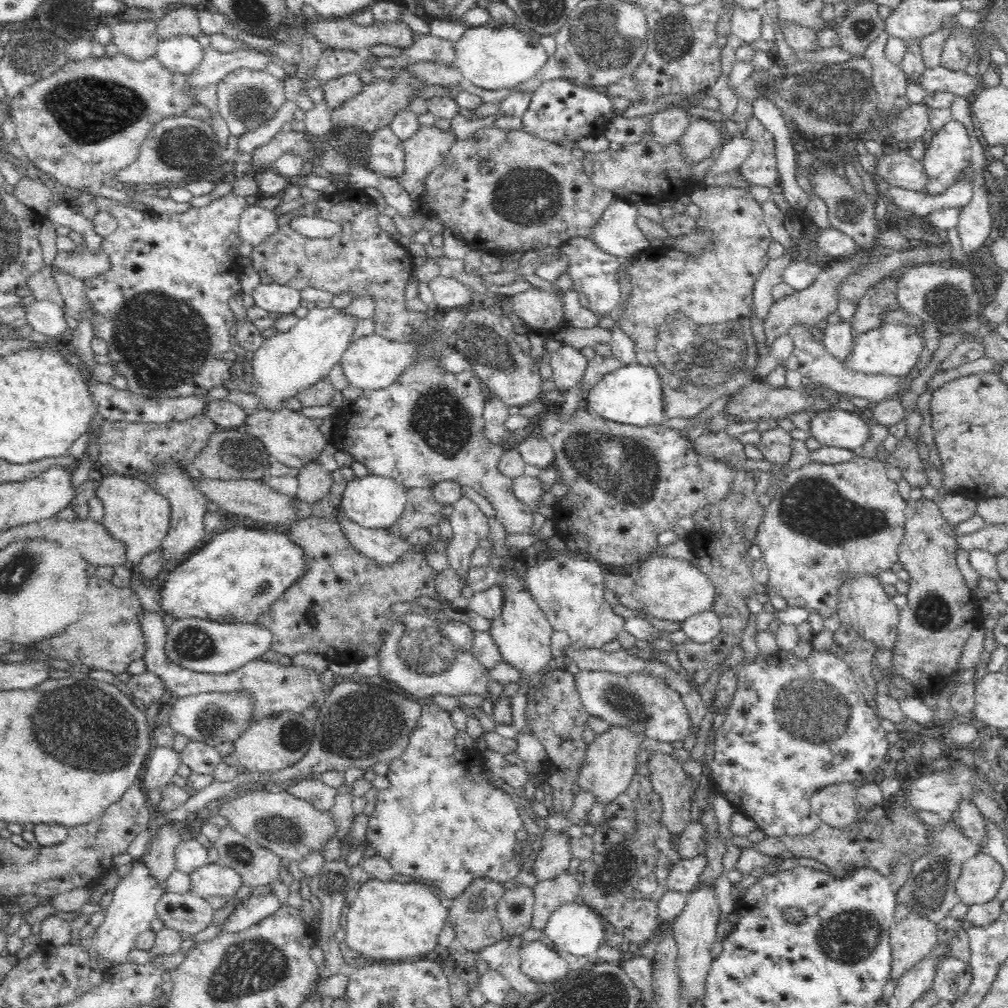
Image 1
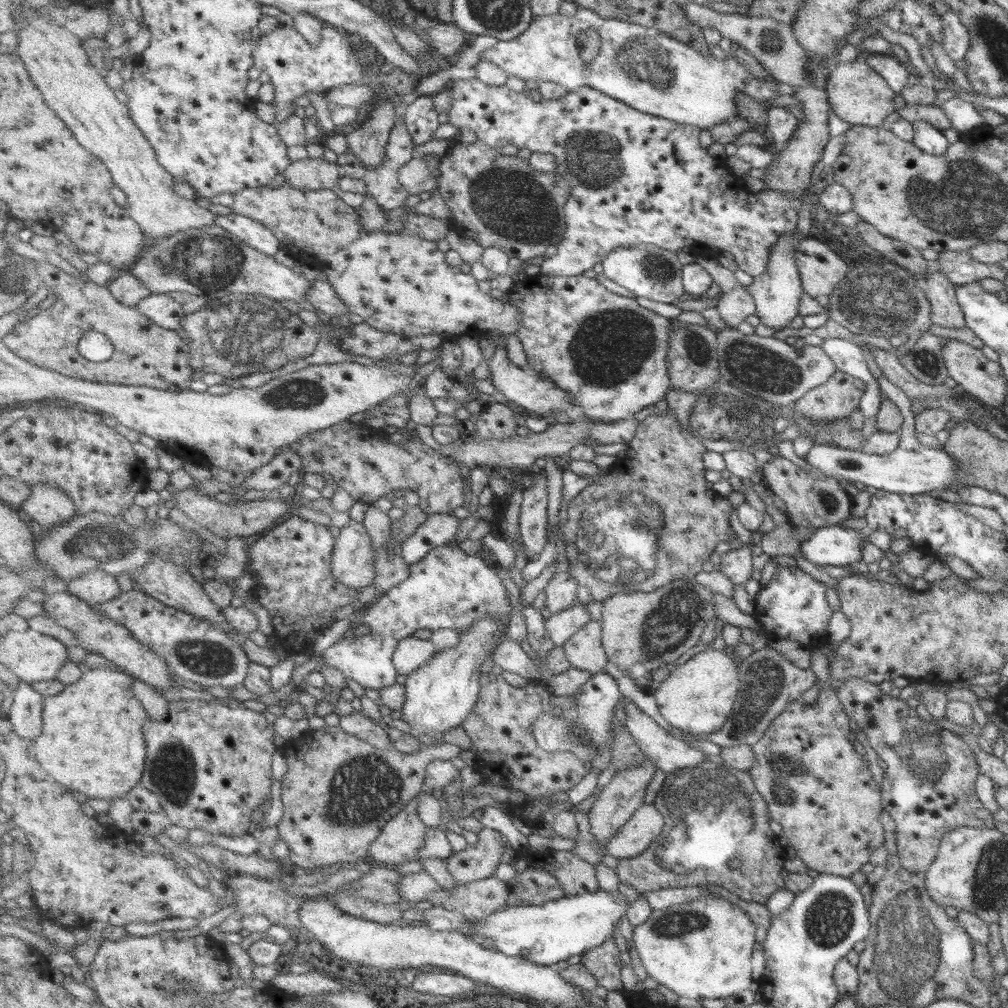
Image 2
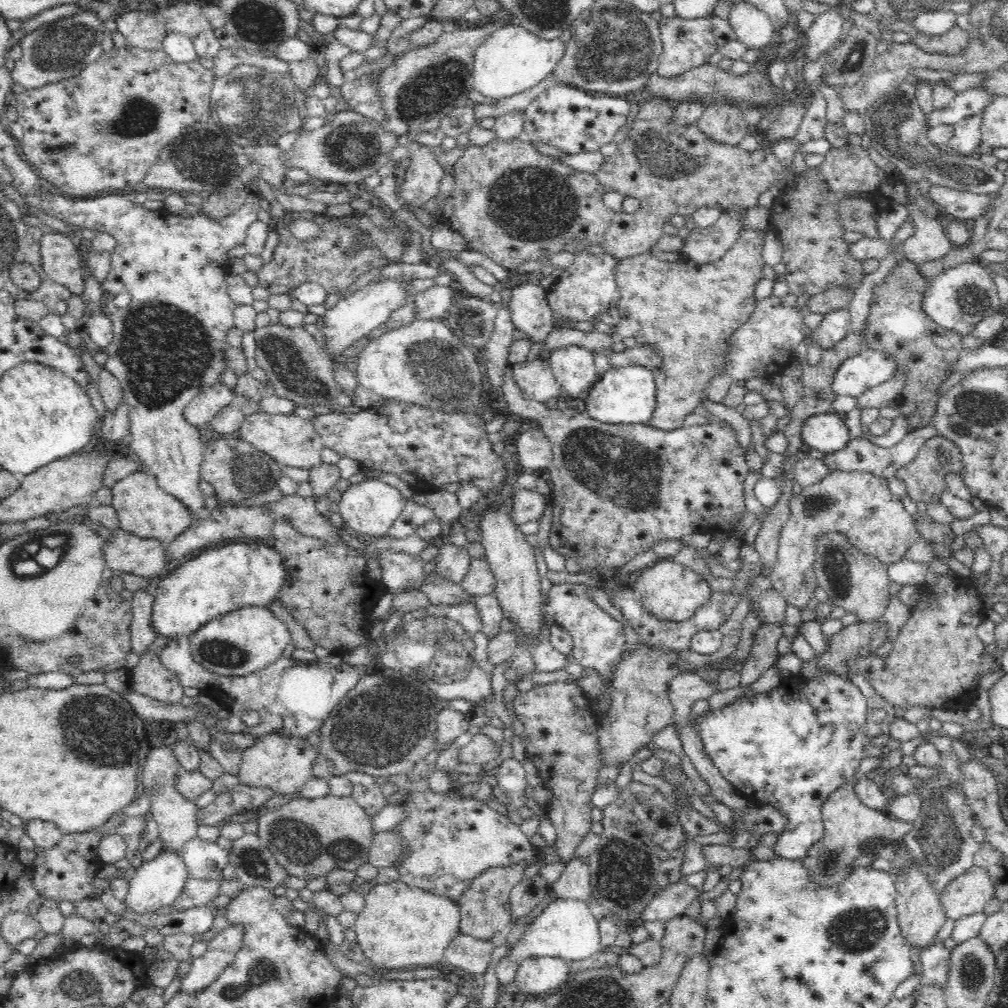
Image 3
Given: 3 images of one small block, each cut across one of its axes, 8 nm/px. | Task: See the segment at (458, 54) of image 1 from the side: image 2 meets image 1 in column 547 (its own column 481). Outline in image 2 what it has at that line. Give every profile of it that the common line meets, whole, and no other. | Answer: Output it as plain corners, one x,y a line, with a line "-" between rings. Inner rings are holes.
581,7
576,16
555,14
552,16
535,16
531,27
514,40
499,41
495,47
486,50
479,56
479,64
485,60
494,60
500,68
506,68
509,76
518,76
525,82
534,80
541,82
558,82
566,86
569,92
578,92
581,88
592,87
605,92
614,99
624,101
650,115
665,117
680,124
694,125
698,129
714,128
718,124
729,124
740,116
736,105
738,94
746,93
754,97
754,101
768,101
778,96
777,81
774,78
758,80
746,64
742,64
734,54
727,52
724,58
712,54
705,56
693,45
684,44
671,34
662,32
660,28
650,28
643,24
613,19
598,14
595,10
-
586,30
596,30
602,36
602,51
596,61
588,63
580,48
578,36

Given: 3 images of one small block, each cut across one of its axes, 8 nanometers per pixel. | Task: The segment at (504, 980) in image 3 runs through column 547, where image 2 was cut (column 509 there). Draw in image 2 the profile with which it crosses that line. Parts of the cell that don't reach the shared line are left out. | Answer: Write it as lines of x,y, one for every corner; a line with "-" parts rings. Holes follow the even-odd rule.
600,889
583,895
562,897
542,905
506,905
484,922
470,921
470,926
476,938
481,941
492,938
495,948
508,956
526,957
538,964
556,967
558,962
593,951
612,939
614,930
618,928
620,920
628,916
630,908
632,901
622,891
612,894

